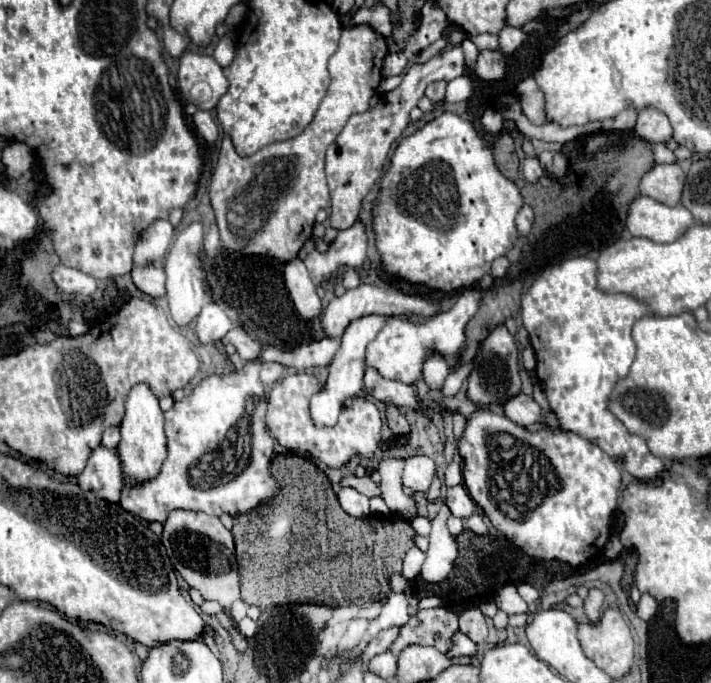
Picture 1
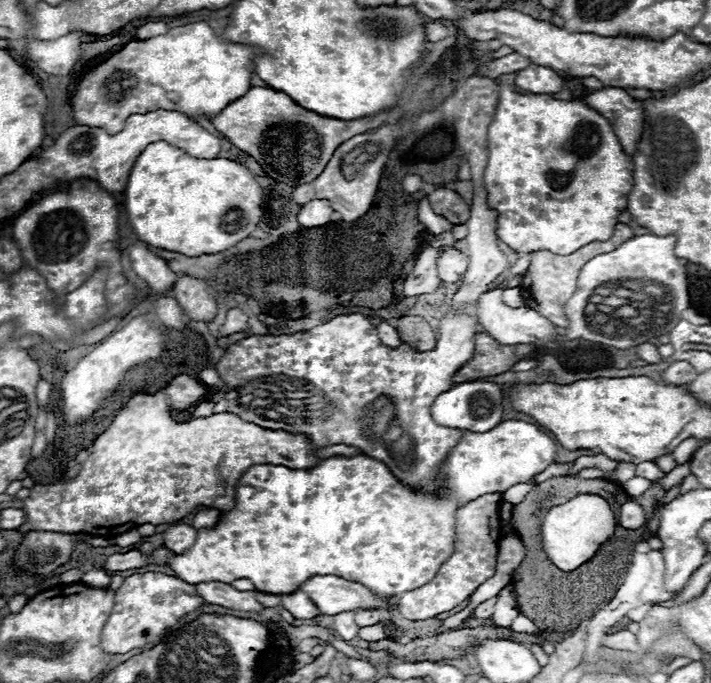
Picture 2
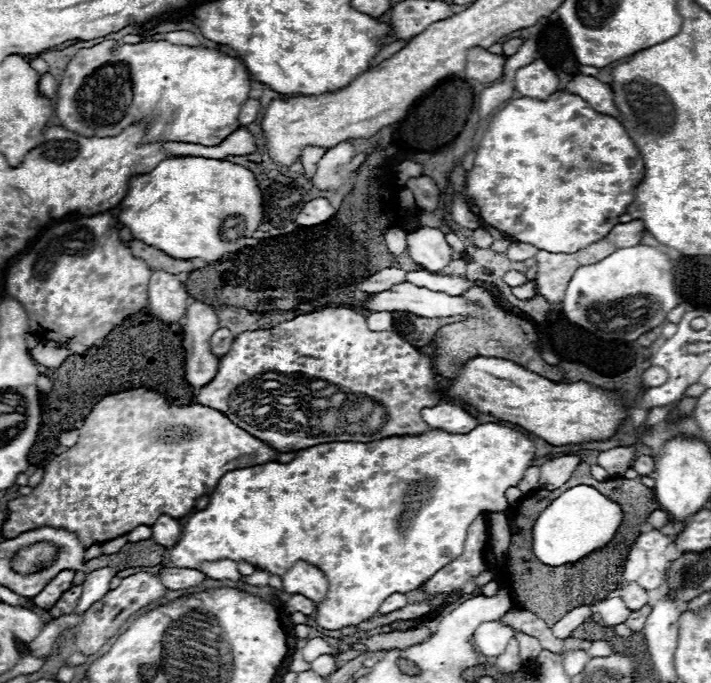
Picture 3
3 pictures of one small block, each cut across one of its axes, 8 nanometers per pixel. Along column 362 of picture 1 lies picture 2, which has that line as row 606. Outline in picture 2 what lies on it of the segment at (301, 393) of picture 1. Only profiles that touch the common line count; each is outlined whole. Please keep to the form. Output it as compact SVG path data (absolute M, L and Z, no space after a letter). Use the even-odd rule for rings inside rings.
M488 494L468 506L462 506L456 512L456 552L440 566L440 572L424 586L408 590L398 600L398 610L408 620L426 620L434 618L440 612L456 608L460 602L468 600L474 590L494 576L496 570L496 552L500 540L500 506L502 494Z

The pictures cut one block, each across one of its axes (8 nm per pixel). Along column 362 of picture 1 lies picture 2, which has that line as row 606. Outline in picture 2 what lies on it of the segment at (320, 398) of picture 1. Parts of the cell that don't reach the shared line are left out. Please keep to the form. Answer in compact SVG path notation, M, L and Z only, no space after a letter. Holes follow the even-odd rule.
M332 574L312 576L300 586L300 590L310 596L310 600L318 606L322 614L328 614L328 616L344 610L378 608L380 604L388 604L386 600L368 592L362 584L348 582Z

